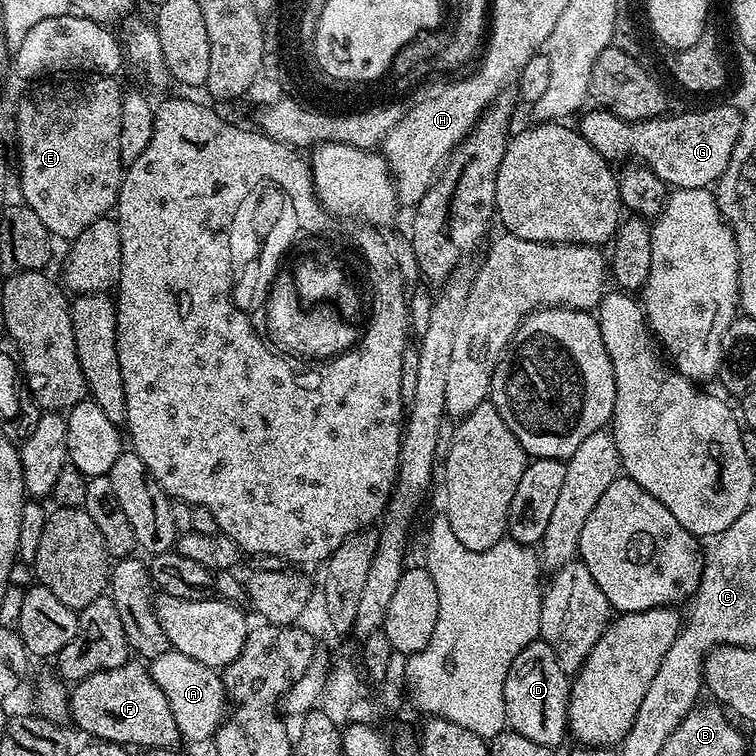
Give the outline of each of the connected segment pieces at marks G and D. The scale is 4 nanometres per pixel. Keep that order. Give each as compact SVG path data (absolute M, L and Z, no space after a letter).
M731 102L716 104L713 108L700 108L697 112L680 112L677 116L672 116L673 114L655 116L649 120L623 120L607 110L595 111L585 111L579 117L581 120L580 124L578 123L578 131L581 136L586 138L586 142L590 142L590 146L594 146L594 150L598 150L598 154L602 154L602 158L609 162L624 159L627 161L631 158L633 161L646 165L651 172L658 174L658 178L673 189L711 189L719 182L730 162L730 154L738 142L740 131L744 125L742 112Z
M541 638L534 639L522 649L510 666L504 683L507 727L542 746L555 749L569 735L568 694L570 676L559 665L555 652Z

